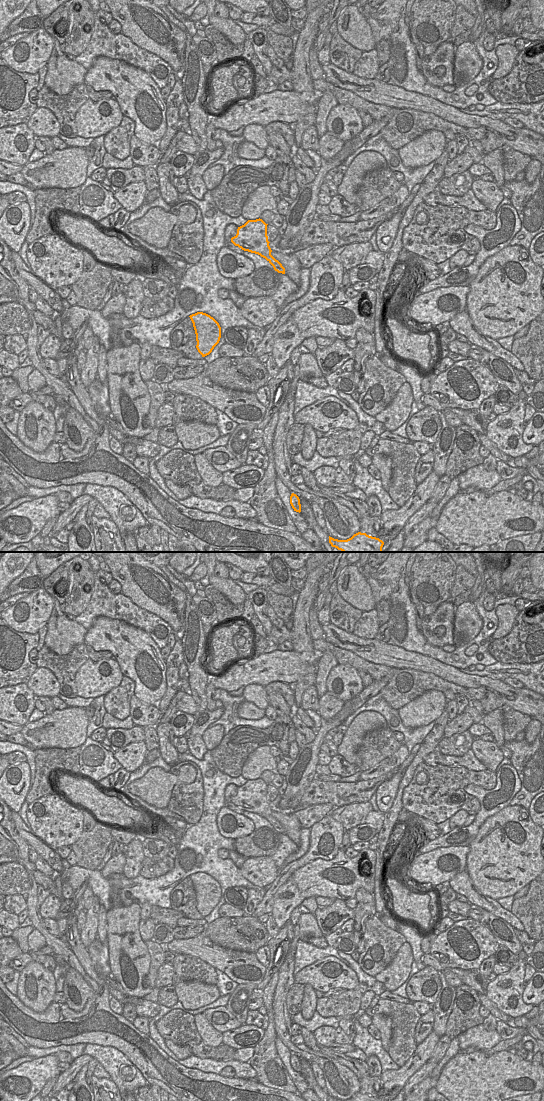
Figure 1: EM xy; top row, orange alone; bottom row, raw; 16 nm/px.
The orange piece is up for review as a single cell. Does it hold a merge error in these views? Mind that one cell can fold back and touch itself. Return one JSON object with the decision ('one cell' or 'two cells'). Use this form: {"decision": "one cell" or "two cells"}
{"decision": "one cell"}

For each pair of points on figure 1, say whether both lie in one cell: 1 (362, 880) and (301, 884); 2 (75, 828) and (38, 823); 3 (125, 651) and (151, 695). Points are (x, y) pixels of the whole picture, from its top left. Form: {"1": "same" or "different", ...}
{"1": "same", "2": "same", "3": "same"}

